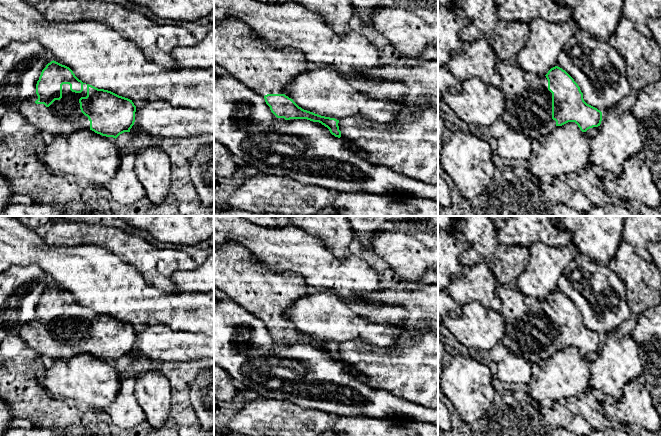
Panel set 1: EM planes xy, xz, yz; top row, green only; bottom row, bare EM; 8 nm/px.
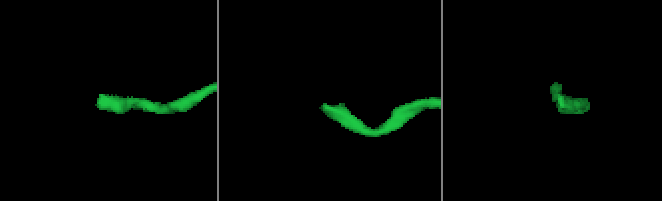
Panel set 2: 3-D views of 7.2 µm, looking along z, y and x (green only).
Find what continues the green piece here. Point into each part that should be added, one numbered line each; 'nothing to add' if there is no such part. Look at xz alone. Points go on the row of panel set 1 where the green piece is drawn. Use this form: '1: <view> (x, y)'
1: xz (266, 69)

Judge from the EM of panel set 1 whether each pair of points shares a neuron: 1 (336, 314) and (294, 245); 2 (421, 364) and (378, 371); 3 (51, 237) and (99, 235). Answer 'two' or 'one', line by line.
1: two
2: one
3: one

